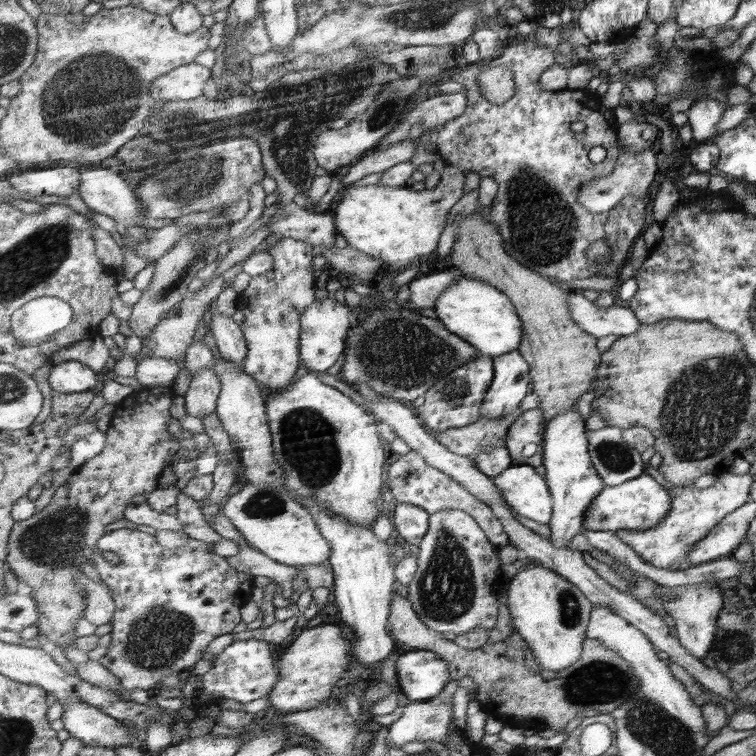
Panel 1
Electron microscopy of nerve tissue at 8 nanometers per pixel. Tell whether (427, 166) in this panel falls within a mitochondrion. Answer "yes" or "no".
no

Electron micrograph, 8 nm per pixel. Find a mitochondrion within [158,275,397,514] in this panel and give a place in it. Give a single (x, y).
(308, 443)

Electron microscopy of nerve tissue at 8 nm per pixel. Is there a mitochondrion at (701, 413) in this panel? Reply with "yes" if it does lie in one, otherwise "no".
yes

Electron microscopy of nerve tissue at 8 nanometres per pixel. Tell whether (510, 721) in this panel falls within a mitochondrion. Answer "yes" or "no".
no

